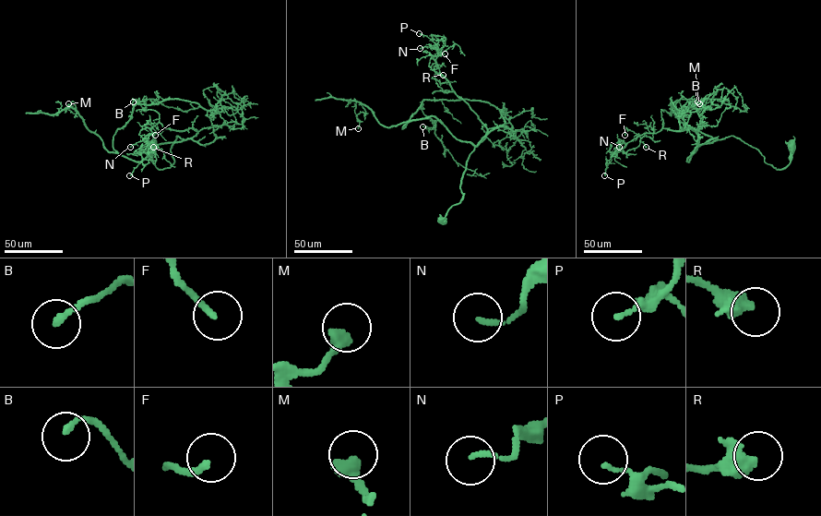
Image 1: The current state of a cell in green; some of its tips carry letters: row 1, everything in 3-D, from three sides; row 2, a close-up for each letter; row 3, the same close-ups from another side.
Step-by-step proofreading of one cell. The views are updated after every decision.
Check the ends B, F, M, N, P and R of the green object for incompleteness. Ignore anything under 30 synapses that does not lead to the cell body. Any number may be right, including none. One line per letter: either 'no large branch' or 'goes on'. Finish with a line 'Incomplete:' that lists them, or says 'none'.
B: no large branch
F: no large branch
M: no large branch
N: no large branch
P: no large branch
R: no large branch
Incomplete: none

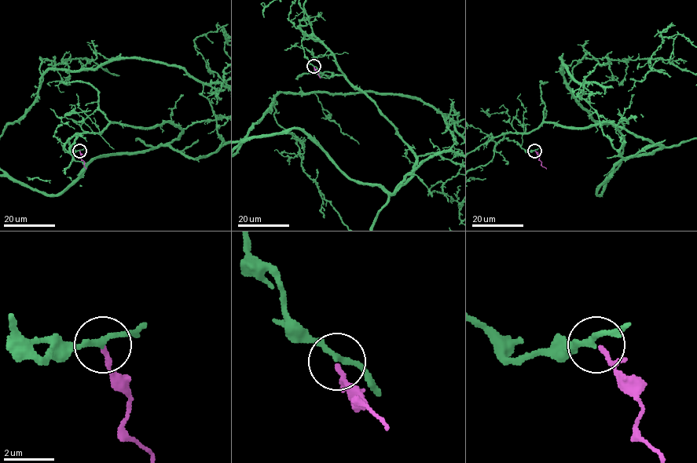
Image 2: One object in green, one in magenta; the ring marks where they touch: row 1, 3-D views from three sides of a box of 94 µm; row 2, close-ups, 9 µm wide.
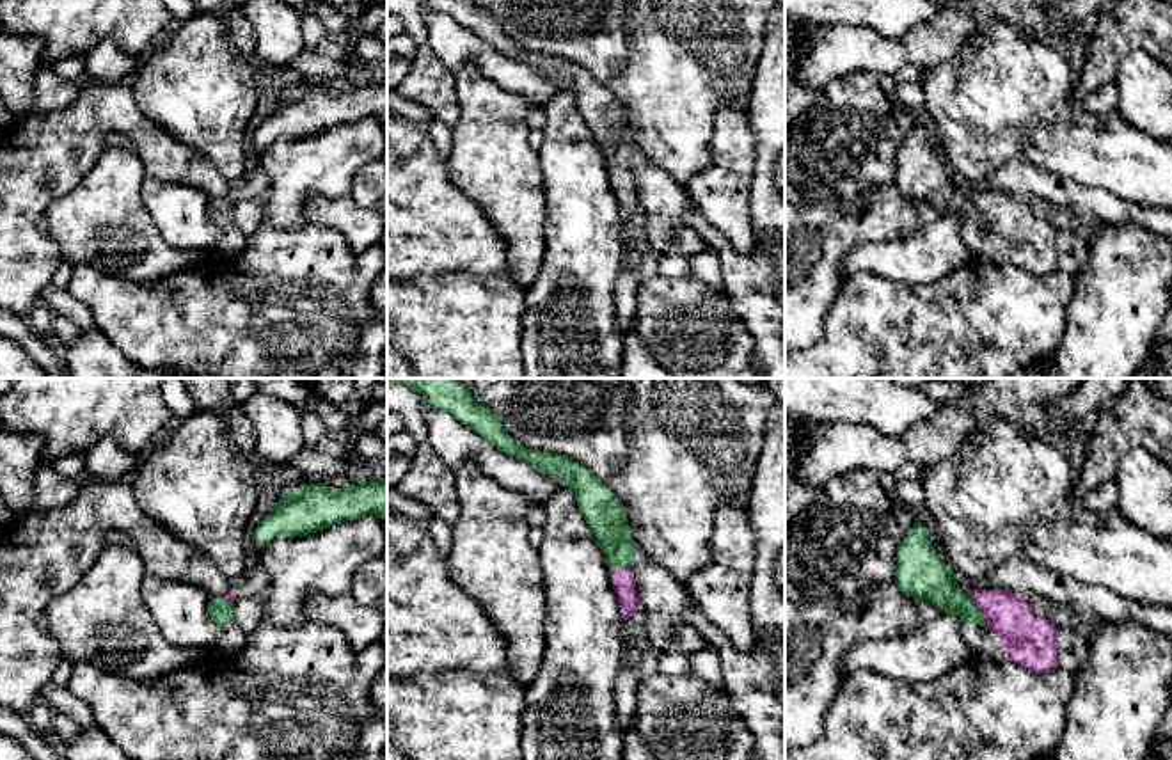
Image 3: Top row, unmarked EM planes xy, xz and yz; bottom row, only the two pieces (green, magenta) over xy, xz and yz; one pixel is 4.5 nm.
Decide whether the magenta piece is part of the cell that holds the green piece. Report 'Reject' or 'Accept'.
Accept

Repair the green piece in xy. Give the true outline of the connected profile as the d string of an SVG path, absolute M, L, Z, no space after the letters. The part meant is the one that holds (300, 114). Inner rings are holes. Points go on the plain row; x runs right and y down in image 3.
M387 78L378 83L348 87L343 92L327 85L313 85L286 94L257 126L254 142L265 147L277 139L307 139L366 117L387 124Z

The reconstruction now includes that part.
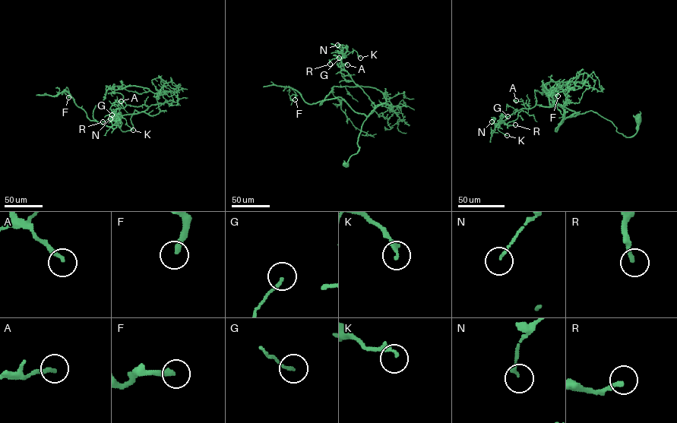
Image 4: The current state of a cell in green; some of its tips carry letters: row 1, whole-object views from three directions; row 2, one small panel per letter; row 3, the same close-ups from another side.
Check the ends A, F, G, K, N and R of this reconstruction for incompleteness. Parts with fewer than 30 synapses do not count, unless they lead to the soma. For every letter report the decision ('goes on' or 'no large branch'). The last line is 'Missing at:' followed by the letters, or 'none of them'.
A: no large branch
F: goes on
G: no large branch
K: goes on
N: no large branch
R: goes on
Missing at: F, K, R

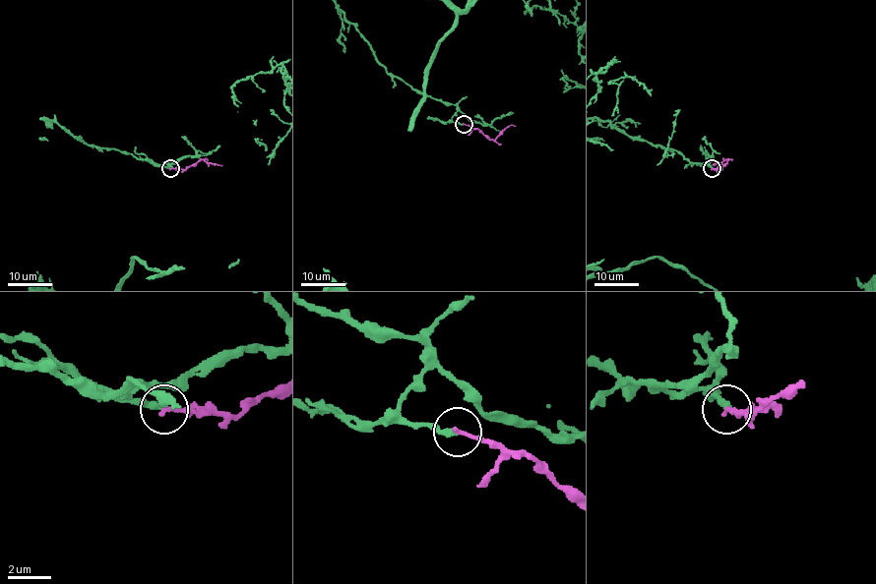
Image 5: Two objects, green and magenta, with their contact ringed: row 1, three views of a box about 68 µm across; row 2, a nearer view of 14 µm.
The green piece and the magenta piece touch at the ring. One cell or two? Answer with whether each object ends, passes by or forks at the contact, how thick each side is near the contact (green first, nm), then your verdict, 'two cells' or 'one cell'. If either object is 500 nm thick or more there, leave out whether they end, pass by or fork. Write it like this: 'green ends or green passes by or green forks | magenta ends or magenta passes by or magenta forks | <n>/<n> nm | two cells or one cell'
green ends | magenta ends | 260/190 nm | one cell

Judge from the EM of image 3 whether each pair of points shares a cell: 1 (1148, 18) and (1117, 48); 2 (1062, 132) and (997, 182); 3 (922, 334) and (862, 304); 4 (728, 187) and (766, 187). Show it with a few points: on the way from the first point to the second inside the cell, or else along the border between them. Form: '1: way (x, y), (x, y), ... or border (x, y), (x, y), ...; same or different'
1: way (1140, 25), (1124, 41); same
2: border (1014, 160), (1005, 160), (977, 182); different
3: way (908, 334), (892, 334), (876, 318); same
4: border (757, 146), (750, 194), (752, 229); different

